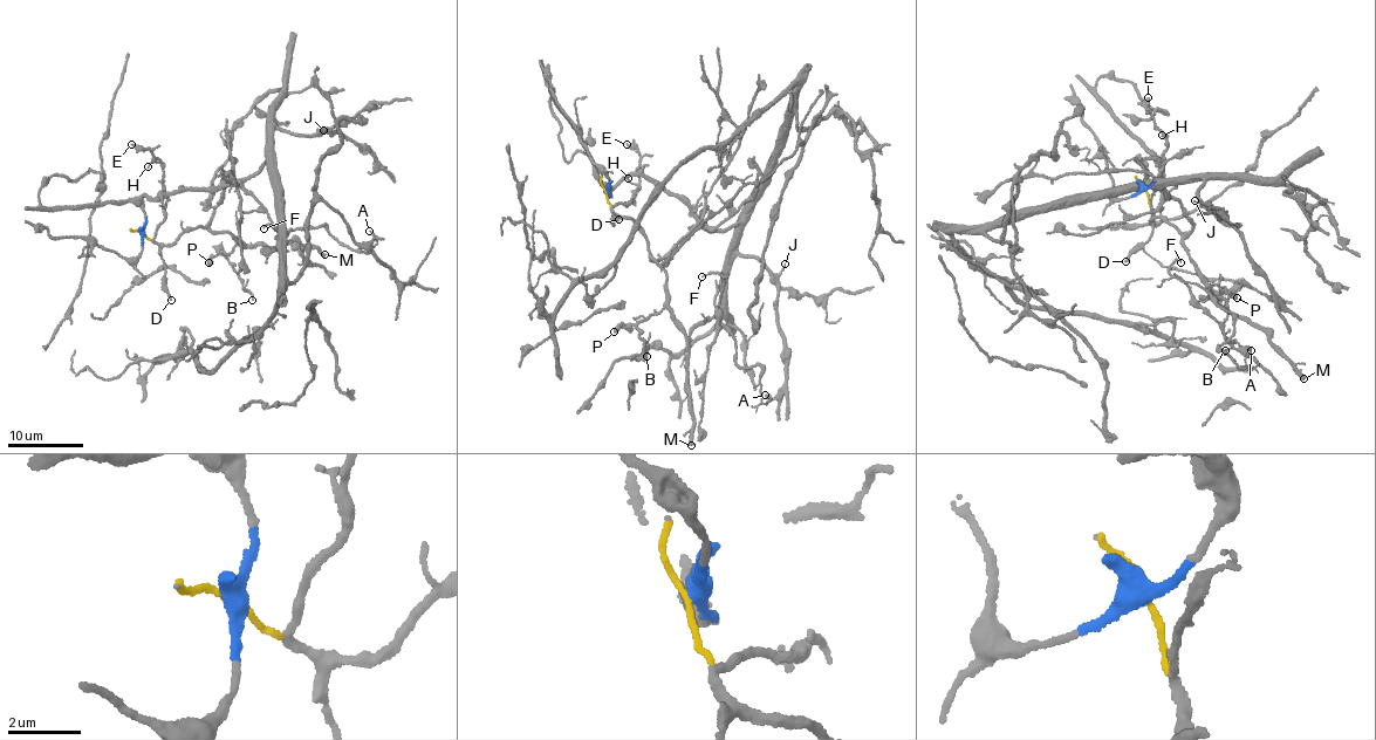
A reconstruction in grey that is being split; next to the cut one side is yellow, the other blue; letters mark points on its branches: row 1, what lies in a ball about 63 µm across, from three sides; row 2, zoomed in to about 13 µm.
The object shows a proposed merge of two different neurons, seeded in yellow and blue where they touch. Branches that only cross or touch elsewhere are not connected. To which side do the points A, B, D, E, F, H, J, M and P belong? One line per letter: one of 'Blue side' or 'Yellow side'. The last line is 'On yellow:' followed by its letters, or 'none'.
A: Yellow side
B: Yellow side
D: Yellow side
E: Yellow side
F: Yellow side
H: Yellow side
J: Blue side
M: Yellow side
P: Yellow side
On yellow: A, B, D, E, F, H, M, P

